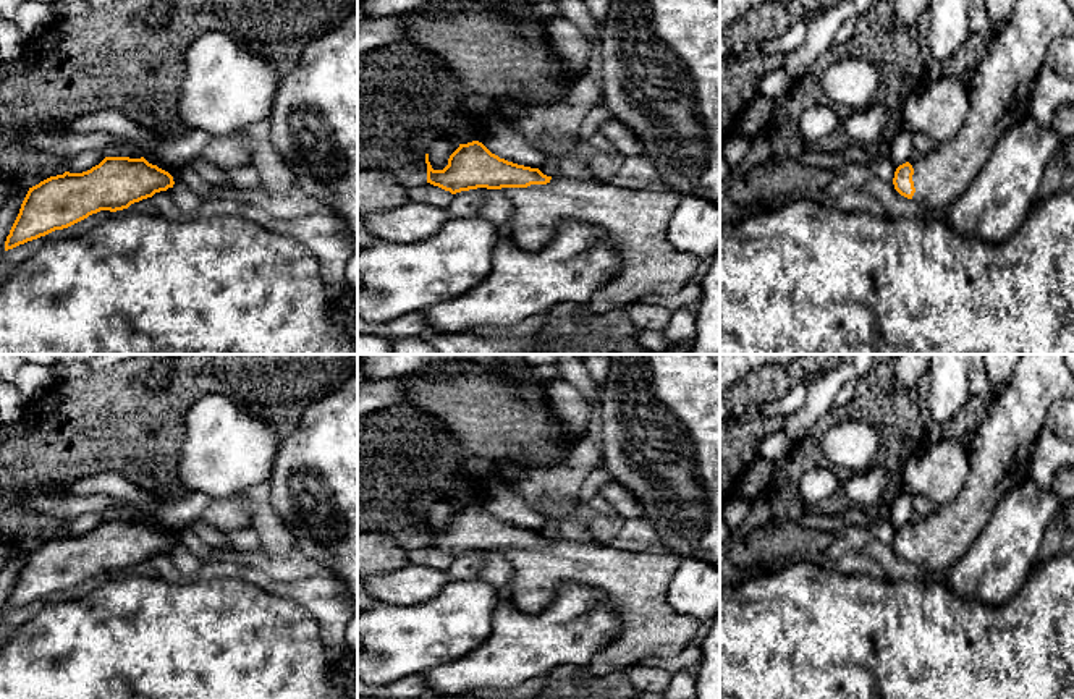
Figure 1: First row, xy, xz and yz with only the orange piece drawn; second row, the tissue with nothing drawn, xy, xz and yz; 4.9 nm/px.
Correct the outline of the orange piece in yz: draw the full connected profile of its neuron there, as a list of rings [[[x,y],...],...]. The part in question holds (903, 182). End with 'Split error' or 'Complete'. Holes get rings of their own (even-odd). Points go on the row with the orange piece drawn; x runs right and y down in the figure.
[[[1017,0],[1009,19],[995,29],[987,57],[966,86],[970,100],[967,120],[954,138],[938,142],[920,160],[899,165],[893,178],[894,189],[933,215],[941,214],[970,186],[1008,128],[1029,116],[1032,87],[1045,65],[1048,47],[1063,36],[1074,37],[1074,11],[1068,0]]]. Split error

